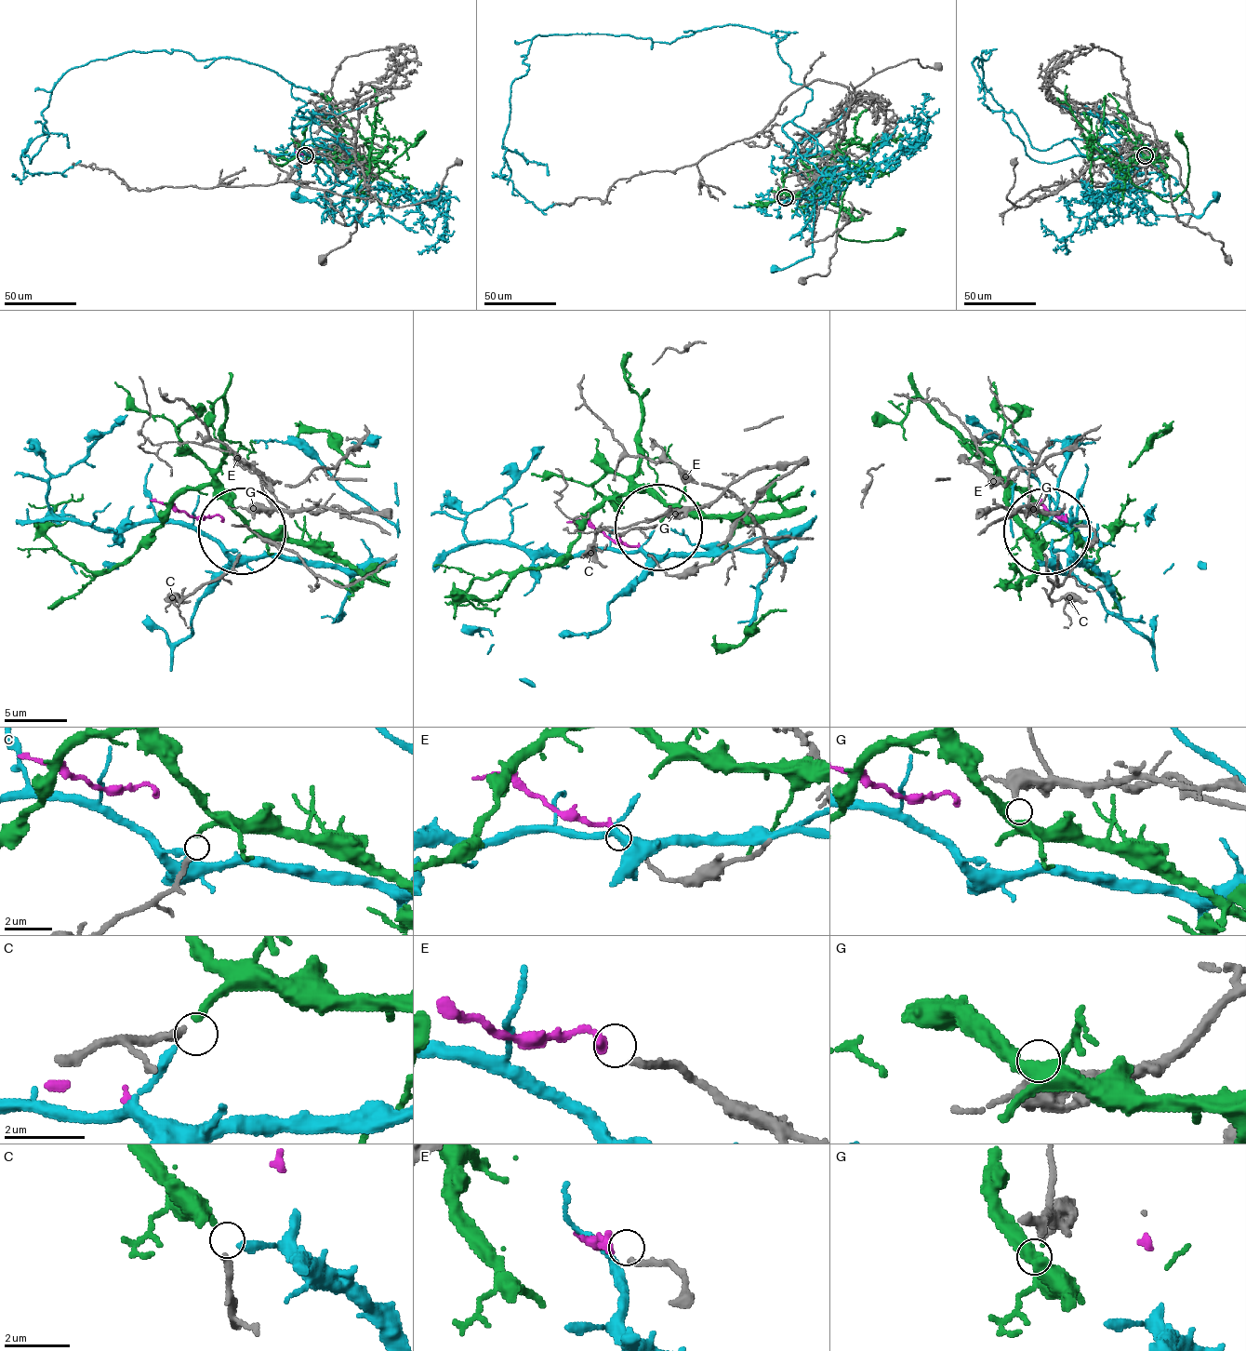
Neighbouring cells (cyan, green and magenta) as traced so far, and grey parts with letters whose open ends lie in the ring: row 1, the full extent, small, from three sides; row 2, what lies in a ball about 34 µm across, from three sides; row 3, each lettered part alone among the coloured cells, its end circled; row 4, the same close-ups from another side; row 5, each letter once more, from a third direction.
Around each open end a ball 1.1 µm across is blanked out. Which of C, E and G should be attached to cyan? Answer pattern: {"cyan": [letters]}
{"cyan": []}

